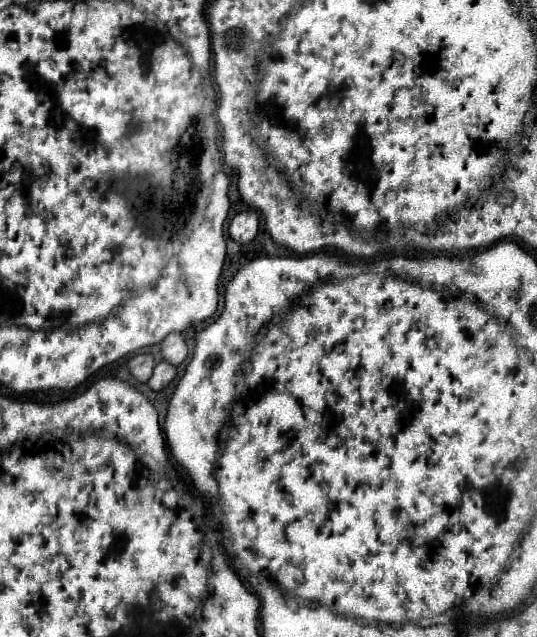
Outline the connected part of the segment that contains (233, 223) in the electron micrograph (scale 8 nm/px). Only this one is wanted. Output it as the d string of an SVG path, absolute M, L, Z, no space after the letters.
M248 210L248 212L240 212L230 220L228 226L228 234L234 242L238 244L248 244L254 240L258 232L258 214Z

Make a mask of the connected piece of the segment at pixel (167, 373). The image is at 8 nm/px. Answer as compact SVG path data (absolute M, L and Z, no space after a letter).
M160 362L156 368L154 368L154 374L152 374L152 378L148 380L148 386L152 388L152 390L162 390L162 388L166 388L172 380L174 380L174 376L176 376L176 368L172 366L172 364L168 364L168 362Z

